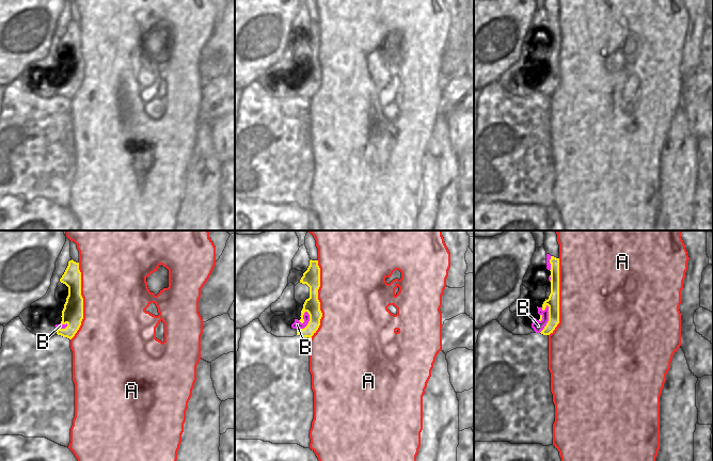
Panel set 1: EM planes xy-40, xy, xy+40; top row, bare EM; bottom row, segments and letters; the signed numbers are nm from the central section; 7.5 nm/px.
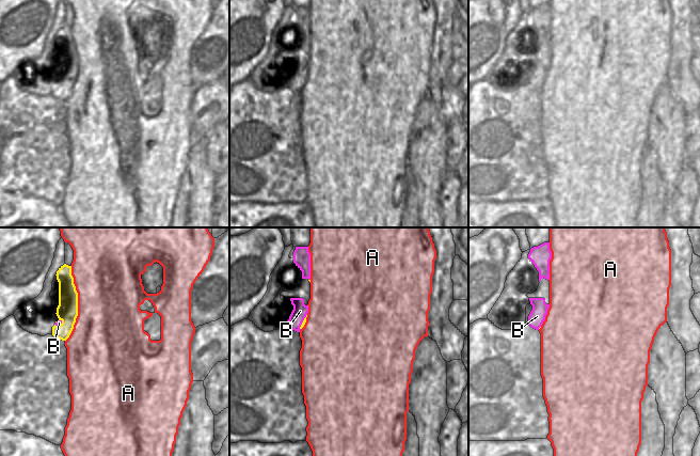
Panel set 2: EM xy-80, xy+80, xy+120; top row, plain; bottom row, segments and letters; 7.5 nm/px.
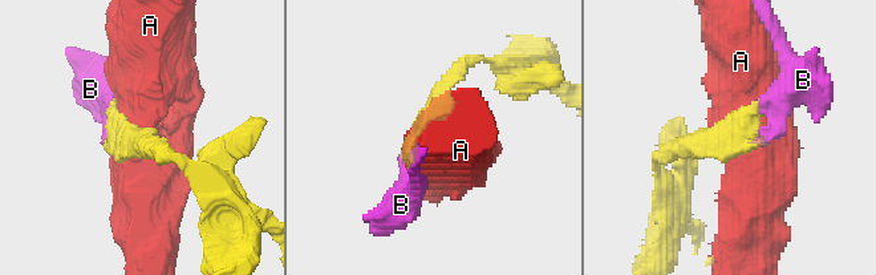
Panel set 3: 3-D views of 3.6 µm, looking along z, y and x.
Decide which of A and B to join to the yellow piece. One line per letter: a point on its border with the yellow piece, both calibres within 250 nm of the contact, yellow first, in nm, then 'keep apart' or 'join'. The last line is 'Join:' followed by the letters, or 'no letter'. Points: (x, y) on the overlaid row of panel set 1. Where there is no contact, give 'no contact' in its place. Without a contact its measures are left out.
A: xy (318, 300) | 130/480 nm | keep apart
B: xy (309, 322) | 120/60 nm | join
Join: B

